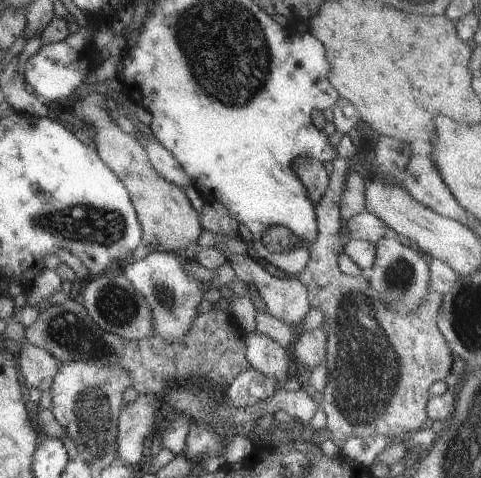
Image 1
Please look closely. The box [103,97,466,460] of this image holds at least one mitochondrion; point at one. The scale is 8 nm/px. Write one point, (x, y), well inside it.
(367, 376)

